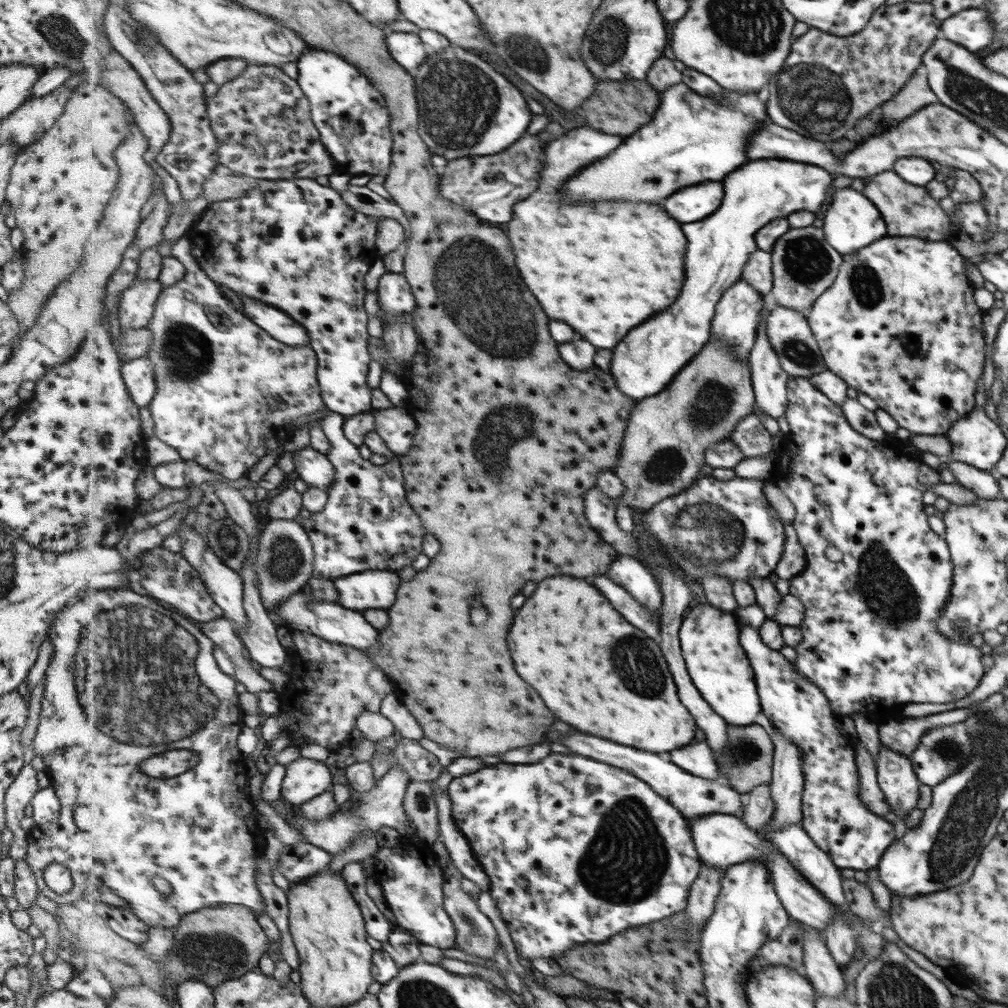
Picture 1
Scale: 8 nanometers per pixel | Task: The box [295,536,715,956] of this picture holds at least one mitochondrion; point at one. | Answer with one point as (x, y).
(637, 858)

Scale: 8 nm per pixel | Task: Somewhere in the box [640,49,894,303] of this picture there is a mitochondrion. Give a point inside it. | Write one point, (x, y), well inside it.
(811, 92)

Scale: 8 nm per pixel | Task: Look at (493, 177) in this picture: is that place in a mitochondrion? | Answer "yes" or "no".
no

